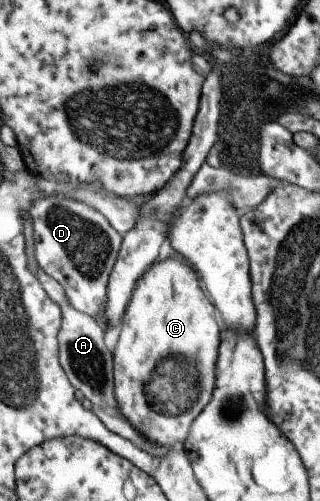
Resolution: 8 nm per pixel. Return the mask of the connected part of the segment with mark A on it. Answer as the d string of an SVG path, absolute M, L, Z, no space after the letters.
M39 267L37 270L37 279L43 284L49 297L61 306L63 322L60 331L60 362L64 370L68 372L69 381L76 390L83 393L92 404L92 411L97 414L101 421L109 428L109 431L120 435L126 440L131 440L136 446L139 446L145 452L163 458L171 452L171 448L161 448L153 444L149 438L145 438L135 426L127 419L127 416L121 412L119 402L117 402L116 385L114 382L114 352L111 352L105 344L105 332L99 328L95 318L79 312L67 298L65 288L61 286L55 278L51 277L45 270Z

